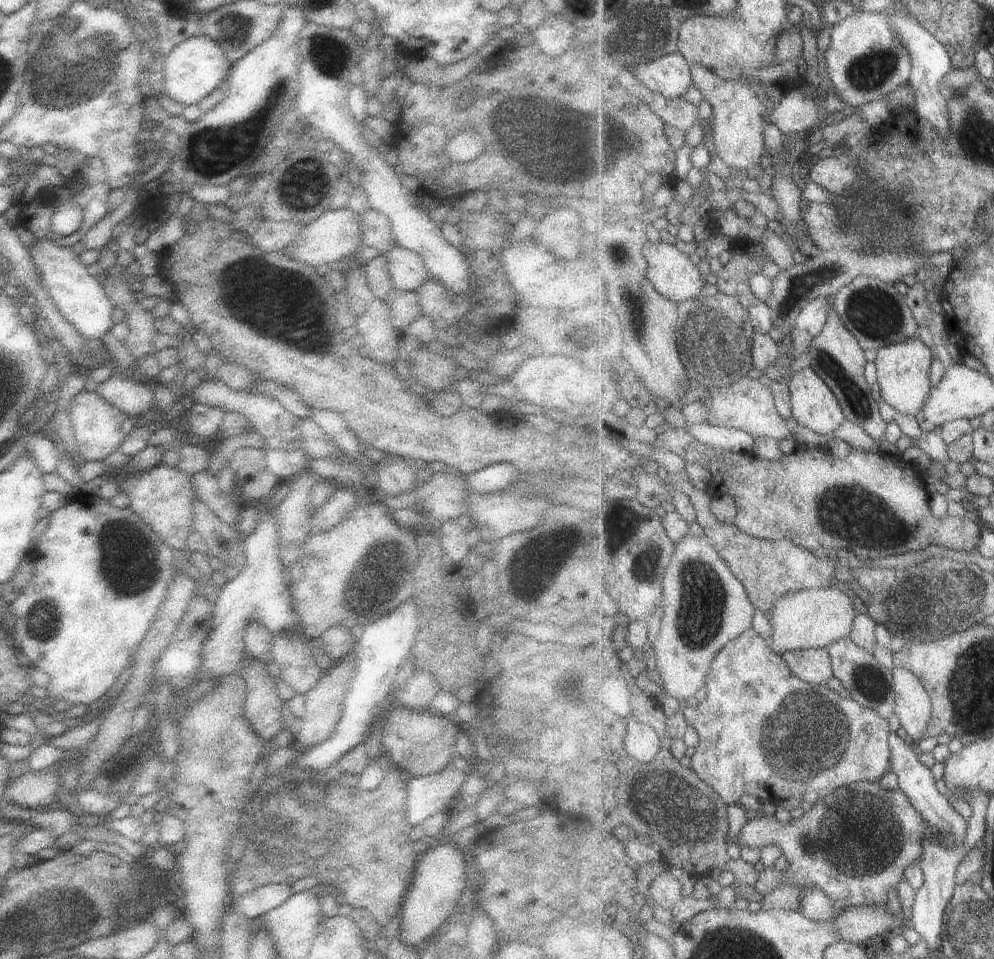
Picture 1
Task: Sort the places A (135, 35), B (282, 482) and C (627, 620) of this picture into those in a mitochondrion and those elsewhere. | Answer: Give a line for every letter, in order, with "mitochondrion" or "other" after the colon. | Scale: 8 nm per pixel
A: other
B: other
C: other

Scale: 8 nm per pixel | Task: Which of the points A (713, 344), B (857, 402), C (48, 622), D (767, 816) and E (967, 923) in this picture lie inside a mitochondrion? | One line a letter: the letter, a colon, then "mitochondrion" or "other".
A: mitochondrion
B: mitochondrion
C: mitochondrion
D: other
E: mitochondrion

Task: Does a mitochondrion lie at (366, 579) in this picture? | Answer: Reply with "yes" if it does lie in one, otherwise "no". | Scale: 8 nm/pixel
yes

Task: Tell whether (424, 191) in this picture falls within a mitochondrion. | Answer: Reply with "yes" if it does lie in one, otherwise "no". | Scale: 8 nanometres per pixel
no

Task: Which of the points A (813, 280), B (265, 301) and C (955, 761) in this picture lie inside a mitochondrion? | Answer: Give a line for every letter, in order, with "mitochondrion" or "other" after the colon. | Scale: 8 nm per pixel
A: mitochondrion
B: mitochondrion
C: other

